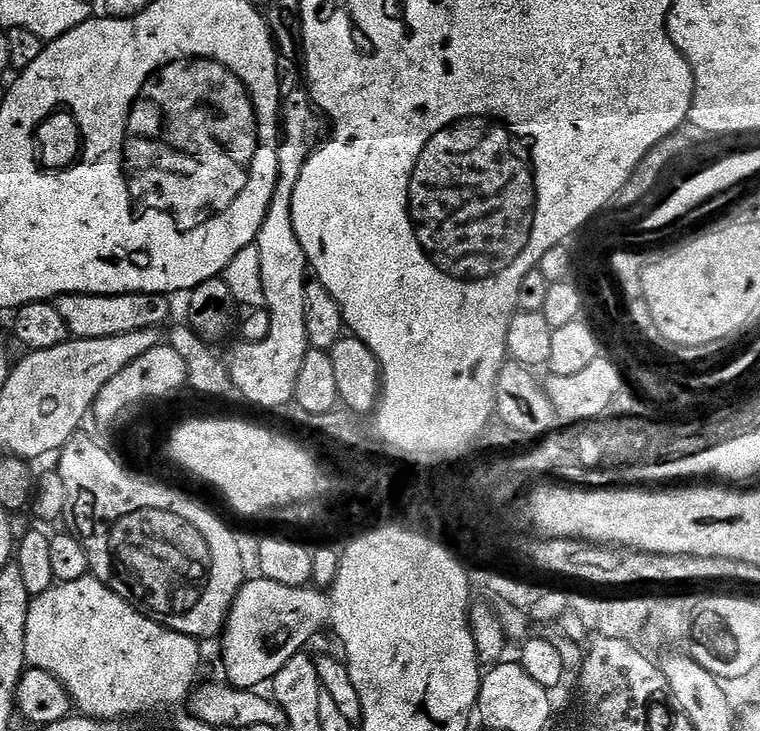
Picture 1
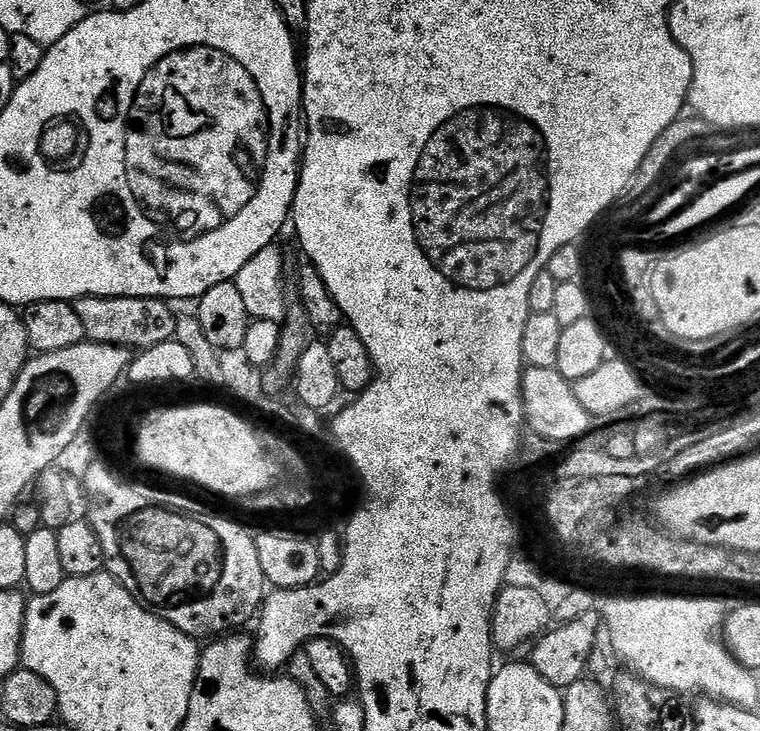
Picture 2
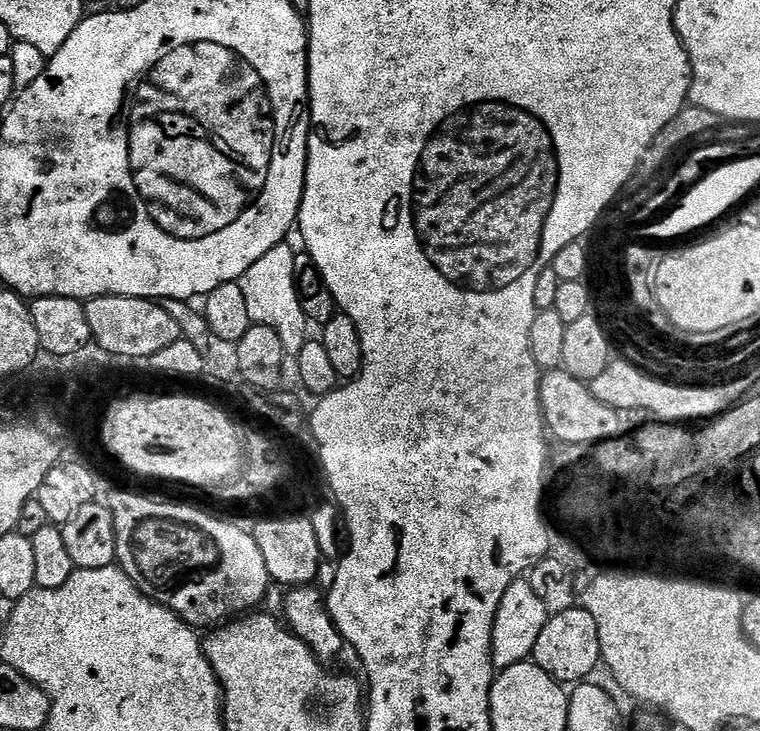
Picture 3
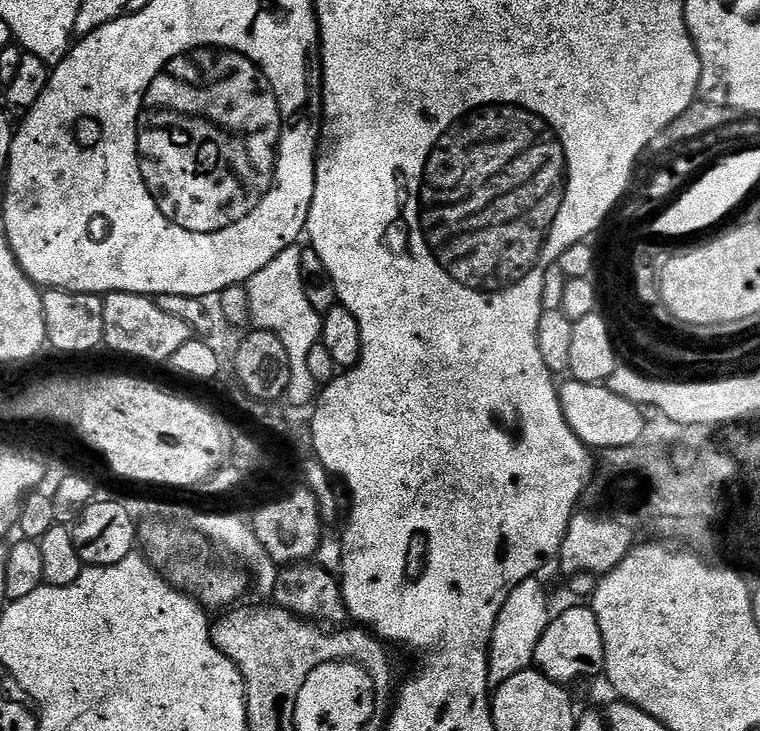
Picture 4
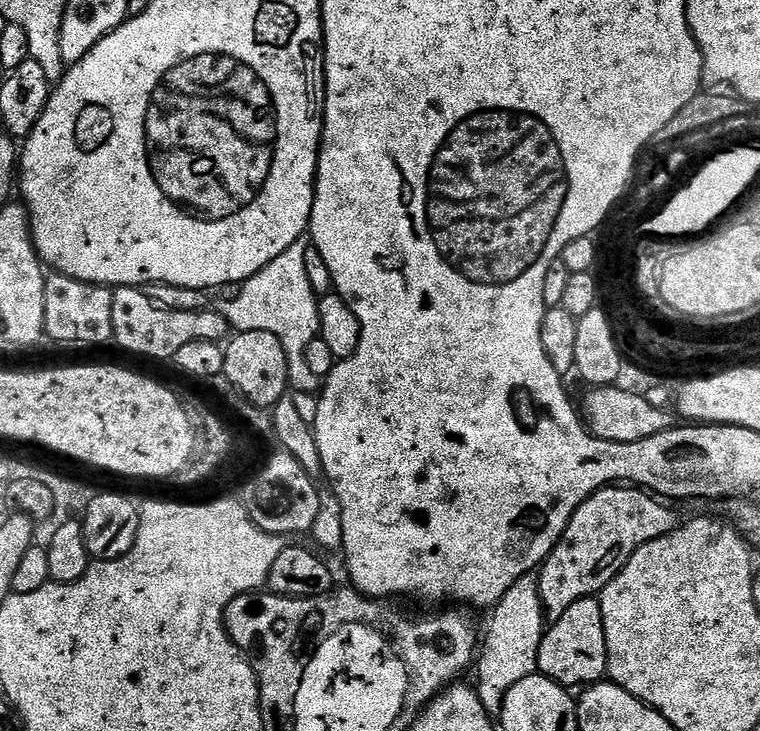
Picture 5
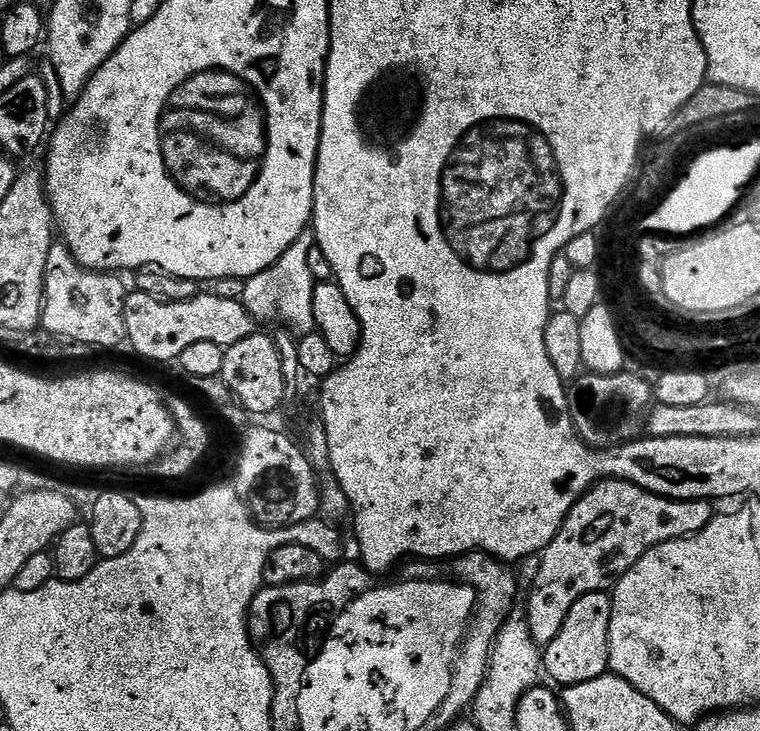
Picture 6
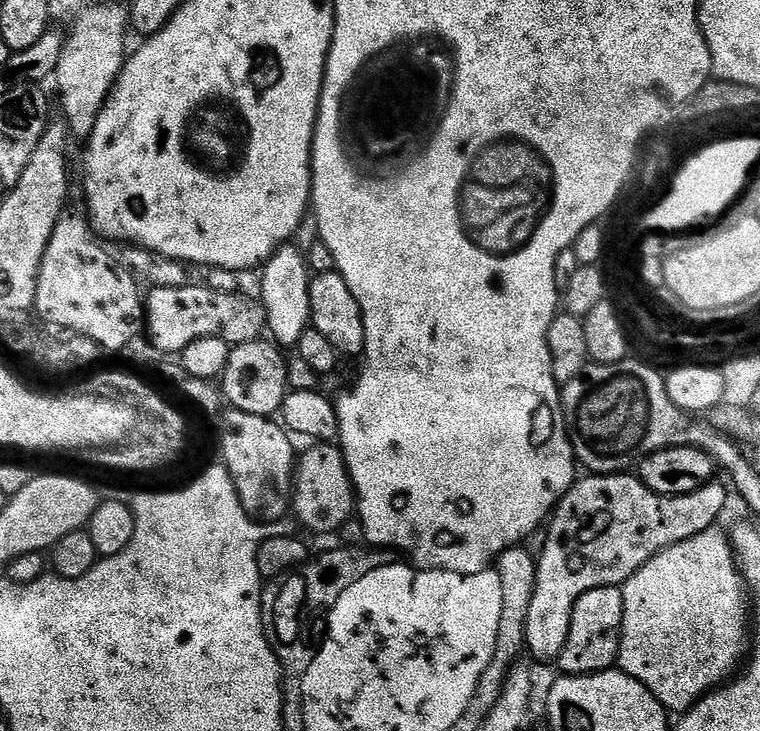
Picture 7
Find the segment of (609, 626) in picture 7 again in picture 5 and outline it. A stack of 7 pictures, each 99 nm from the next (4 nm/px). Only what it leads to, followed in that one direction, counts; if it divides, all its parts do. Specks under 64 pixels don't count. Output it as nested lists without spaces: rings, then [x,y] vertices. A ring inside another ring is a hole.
[[[599,599],[576,600],[562,618],[547,625],[536,663],[539,675],[564,685],[569,690],[599,684],[608,674],[606,630],[602,626]]]

